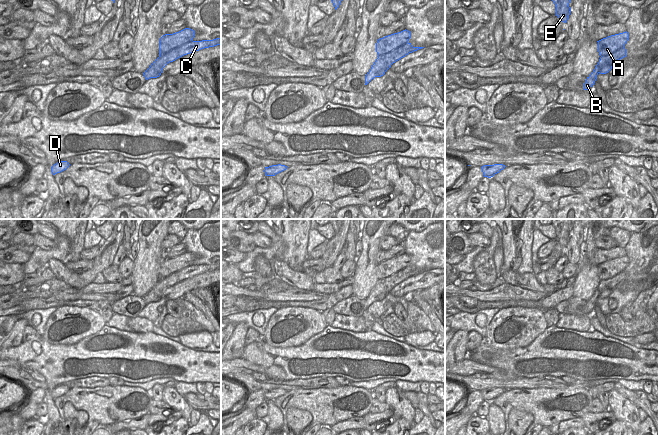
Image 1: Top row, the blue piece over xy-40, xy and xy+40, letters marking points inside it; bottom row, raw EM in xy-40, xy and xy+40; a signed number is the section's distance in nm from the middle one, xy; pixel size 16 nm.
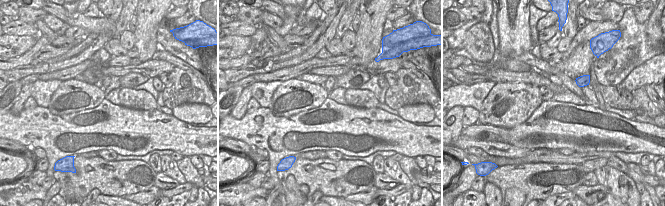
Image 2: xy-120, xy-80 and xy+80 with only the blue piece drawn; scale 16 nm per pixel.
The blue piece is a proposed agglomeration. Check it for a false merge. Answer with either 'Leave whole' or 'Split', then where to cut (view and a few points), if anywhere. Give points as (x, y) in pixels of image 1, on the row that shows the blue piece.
Split. Split along xy (377, 58), (384, 62), (384, 66), (387, 69)

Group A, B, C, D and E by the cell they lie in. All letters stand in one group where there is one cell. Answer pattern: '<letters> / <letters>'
A C E / B D

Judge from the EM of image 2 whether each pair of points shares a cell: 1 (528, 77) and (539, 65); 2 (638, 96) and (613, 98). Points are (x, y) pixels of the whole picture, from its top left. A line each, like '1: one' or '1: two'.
1: two
2: one

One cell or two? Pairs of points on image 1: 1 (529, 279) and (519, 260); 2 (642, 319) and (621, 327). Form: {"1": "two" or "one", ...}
{"1": "two", "2": "one"}

